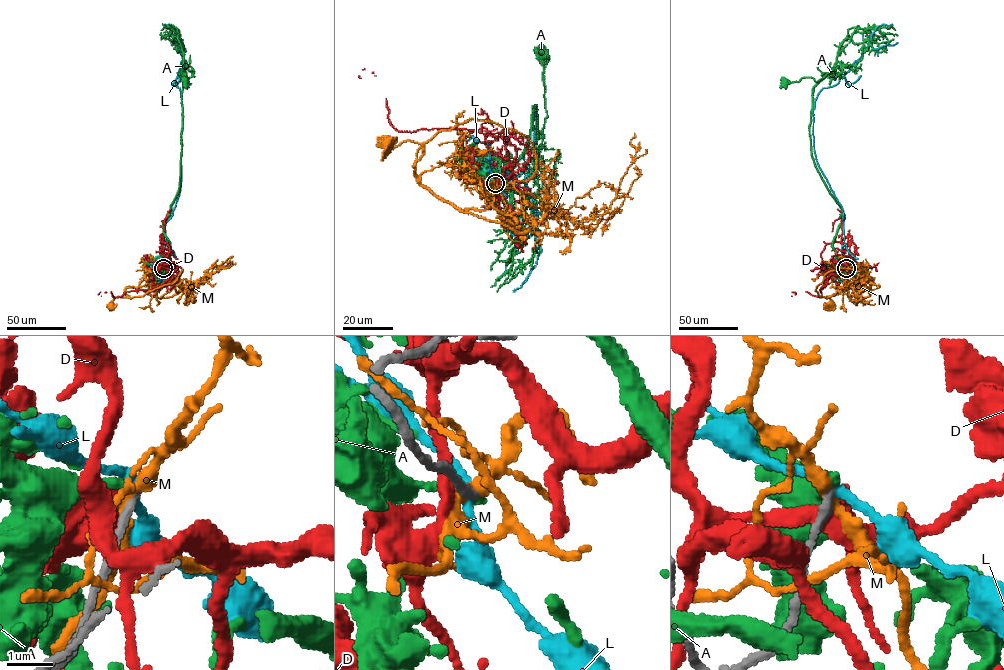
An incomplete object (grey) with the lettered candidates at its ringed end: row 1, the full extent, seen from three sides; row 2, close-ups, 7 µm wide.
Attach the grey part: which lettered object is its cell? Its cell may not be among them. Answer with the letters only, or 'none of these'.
none of these

